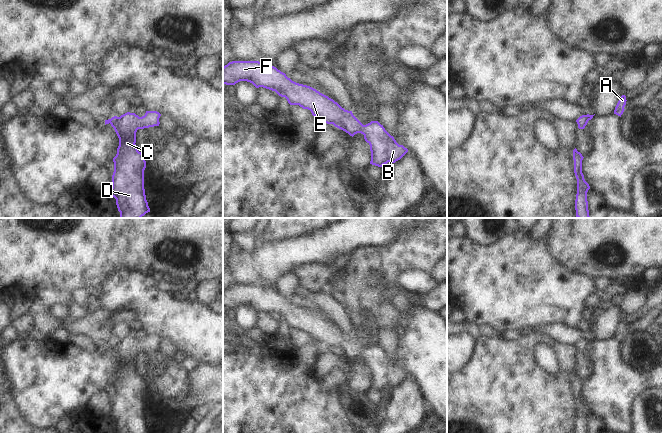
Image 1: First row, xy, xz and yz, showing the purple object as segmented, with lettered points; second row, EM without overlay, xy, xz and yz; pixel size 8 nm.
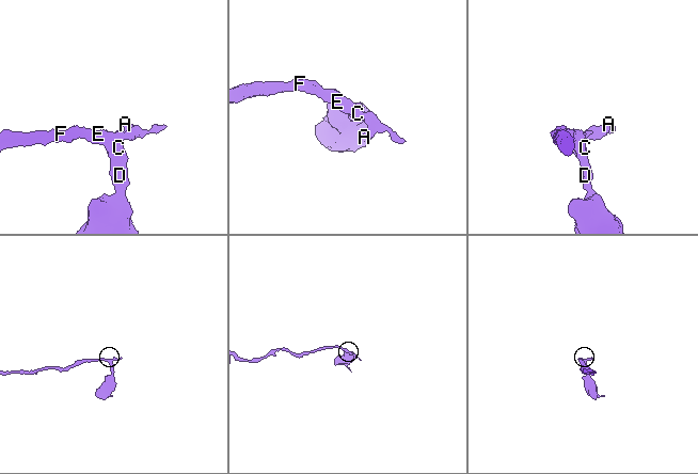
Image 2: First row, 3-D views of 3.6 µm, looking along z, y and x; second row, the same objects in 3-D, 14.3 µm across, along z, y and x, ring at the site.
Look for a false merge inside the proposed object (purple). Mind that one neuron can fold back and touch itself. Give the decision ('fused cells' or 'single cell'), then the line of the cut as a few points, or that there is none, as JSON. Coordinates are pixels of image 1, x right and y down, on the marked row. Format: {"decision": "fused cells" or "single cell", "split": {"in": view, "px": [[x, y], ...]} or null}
{"decision": "single cell", "split": null}

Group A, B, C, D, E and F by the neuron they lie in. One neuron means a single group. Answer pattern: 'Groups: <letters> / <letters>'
Groups: A B C D E F.

